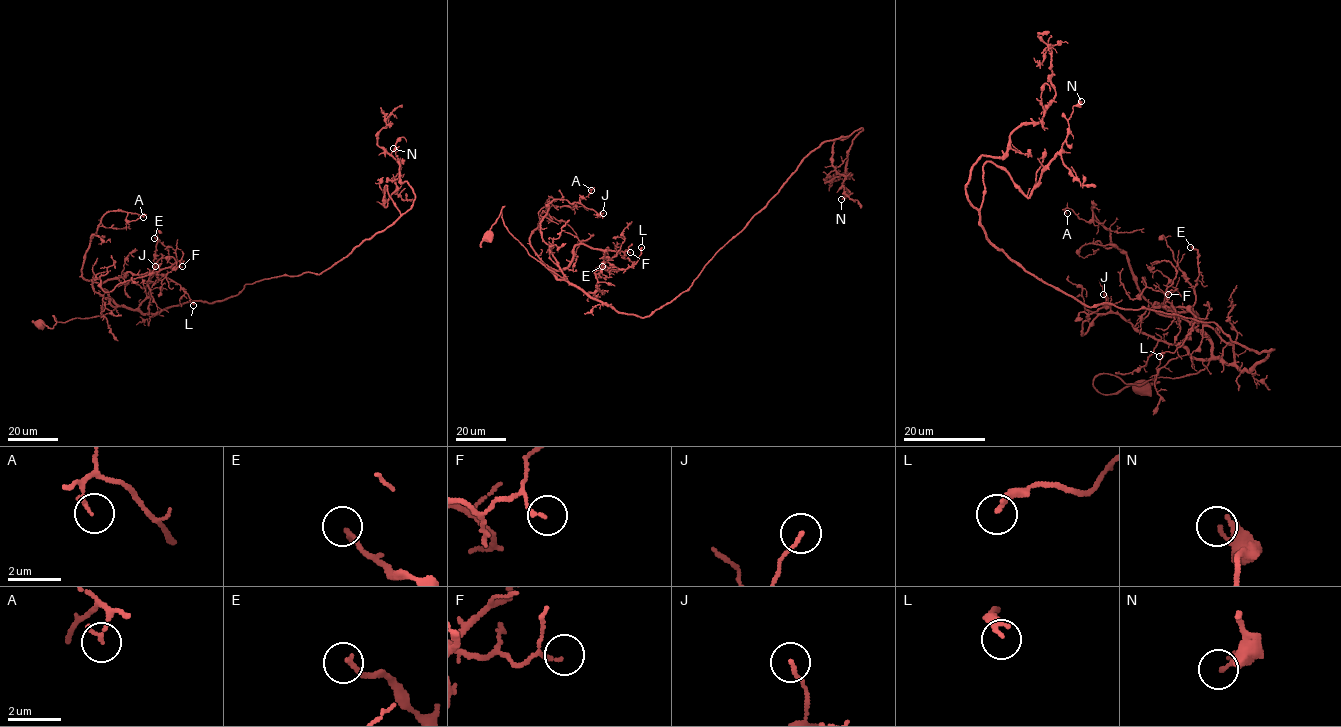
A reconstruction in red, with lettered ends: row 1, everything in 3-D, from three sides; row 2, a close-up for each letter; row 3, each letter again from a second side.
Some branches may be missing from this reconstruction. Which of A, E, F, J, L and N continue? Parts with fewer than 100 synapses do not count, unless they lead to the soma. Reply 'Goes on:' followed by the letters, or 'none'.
Goes on: none

